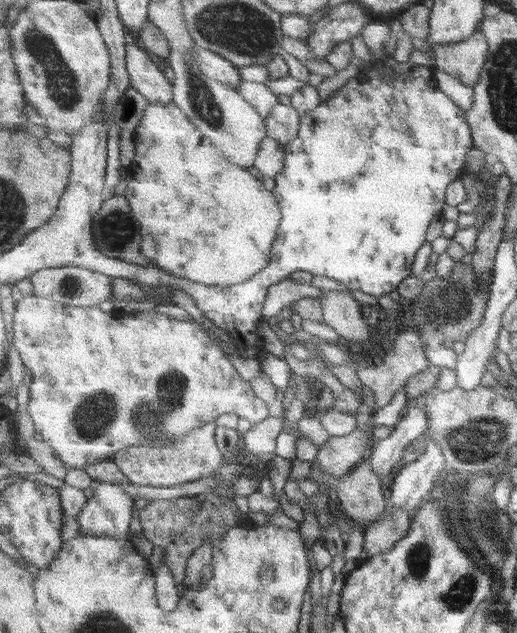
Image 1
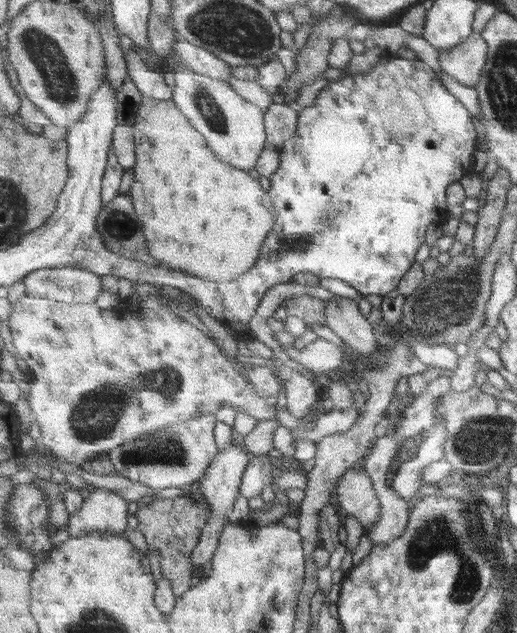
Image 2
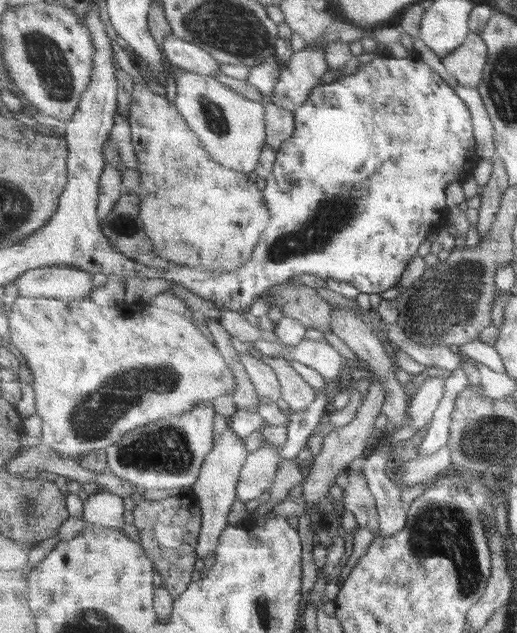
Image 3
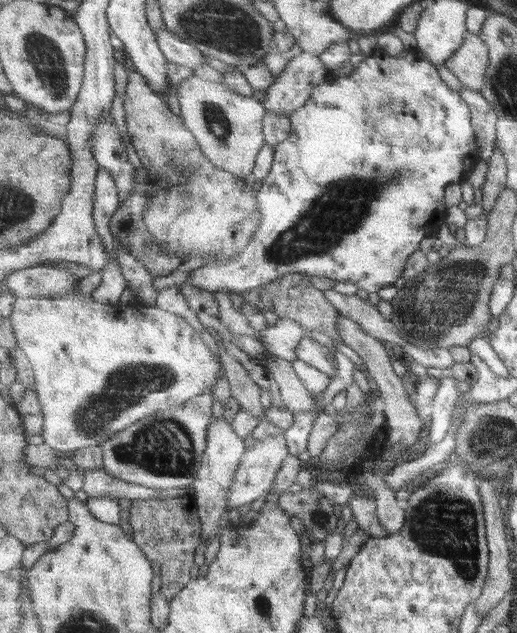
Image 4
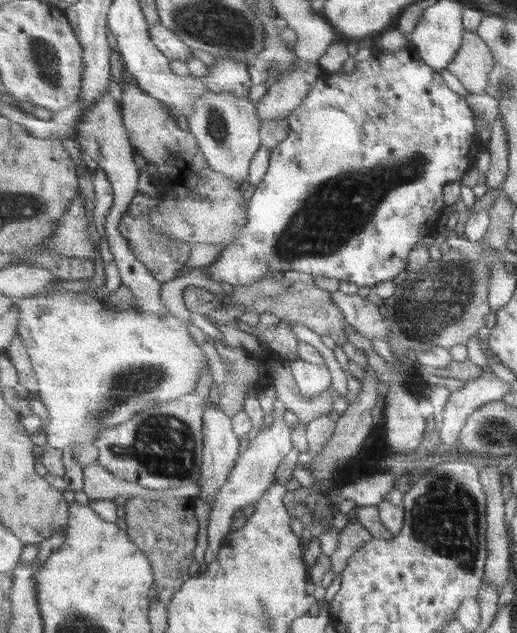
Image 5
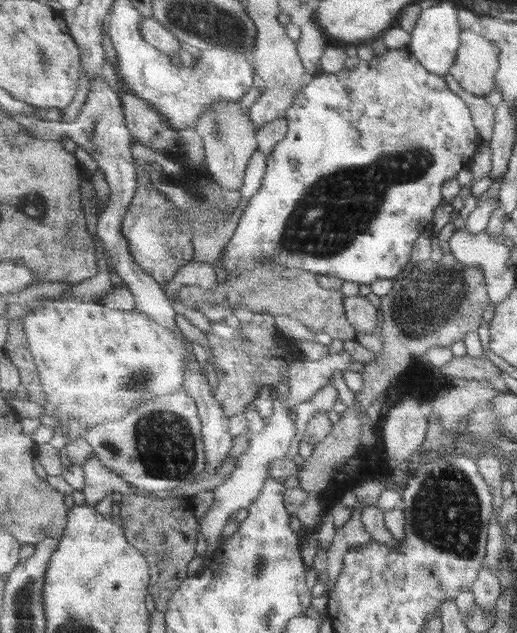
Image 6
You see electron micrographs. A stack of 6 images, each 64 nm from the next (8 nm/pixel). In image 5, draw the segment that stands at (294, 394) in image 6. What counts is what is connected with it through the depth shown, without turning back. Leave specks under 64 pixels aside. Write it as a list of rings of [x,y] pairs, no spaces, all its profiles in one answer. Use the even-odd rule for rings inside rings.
[[[297,358],[289,365],[305,398],[315,398],[331,386],[331,372],[324,364],[311,364]]]

